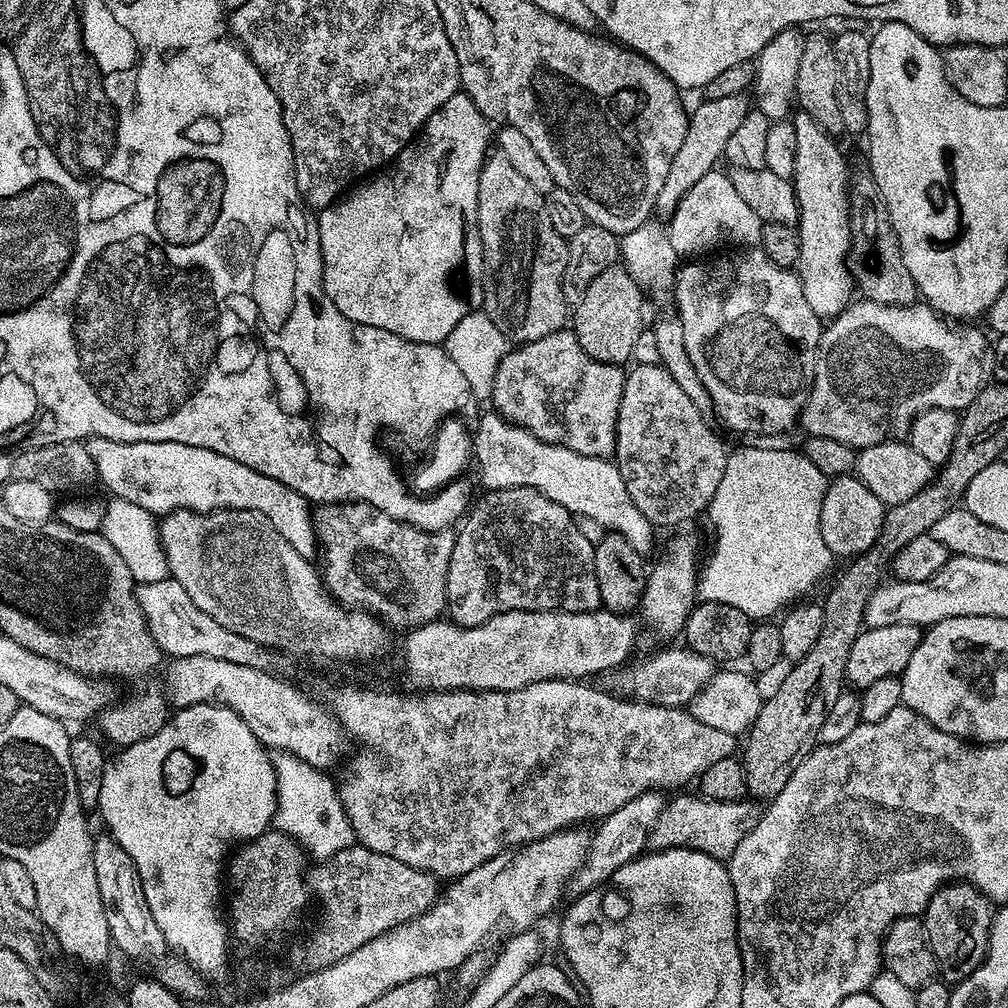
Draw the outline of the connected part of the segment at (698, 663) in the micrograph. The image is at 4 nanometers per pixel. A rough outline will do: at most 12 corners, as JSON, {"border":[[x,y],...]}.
{"border":[[687,646],[605,675],[636,702],[684,708],[714,664]]}

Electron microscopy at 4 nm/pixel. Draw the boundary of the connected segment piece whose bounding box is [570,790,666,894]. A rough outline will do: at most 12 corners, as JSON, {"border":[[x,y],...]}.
{"border":[[659,791],[603,817],[570,885],[591,892],[645,851]]}

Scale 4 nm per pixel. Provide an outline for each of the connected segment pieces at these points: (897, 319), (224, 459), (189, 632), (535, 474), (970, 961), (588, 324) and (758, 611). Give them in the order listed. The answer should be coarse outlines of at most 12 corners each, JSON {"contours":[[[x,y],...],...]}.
{"contours":[[[857,299],[820,333],[809,436],[903,441],[993,383],[989,337]],[[91,437],[99,483],[145,514],[258,510],[317,555],[310,501],[226,454]],[[177,580],[137,587],[165,657],[206,654],[271,672],[273,649],[226,630]],[[488,410],[474,428],[485,489],[533,488],[648,554],[654,526],[611,459]],[[944,884],[922,913],[939,975],[961,984],[980,968],[993,901]],[[622,265],[598,274],[570,318],[582,350],[625,365],[646,324]],[[732,448],[701,601],[775,617],[834,563],[829,477]]]}

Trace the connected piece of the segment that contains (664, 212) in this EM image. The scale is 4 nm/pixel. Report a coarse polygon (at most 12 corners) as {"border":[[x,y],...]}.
{"border":[[749,97],[701,99],[658,190],[671,218],[690,186],[724,160]]}

